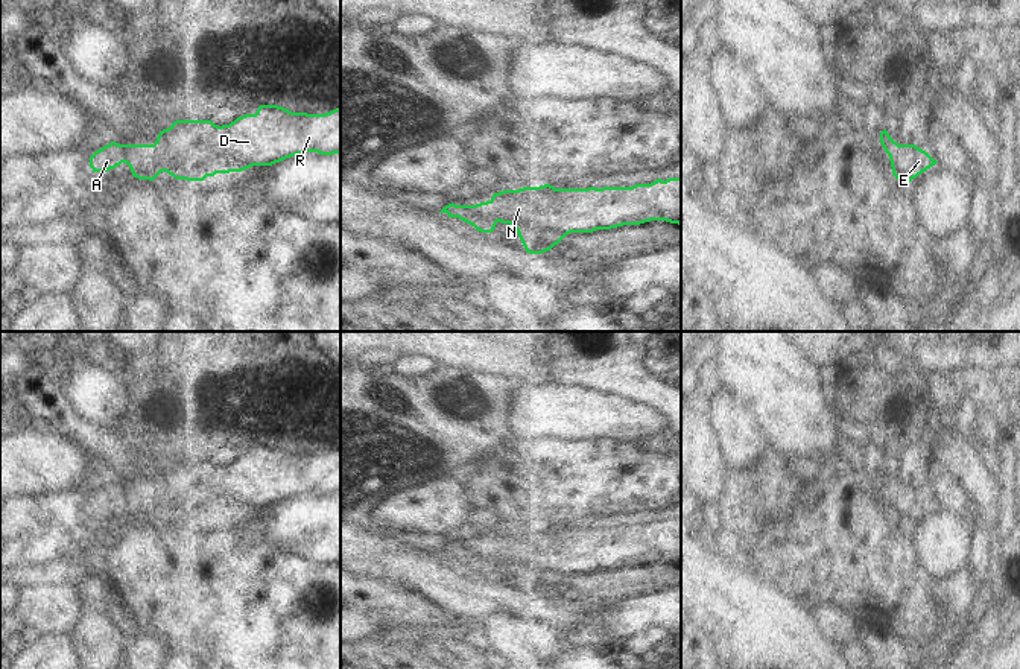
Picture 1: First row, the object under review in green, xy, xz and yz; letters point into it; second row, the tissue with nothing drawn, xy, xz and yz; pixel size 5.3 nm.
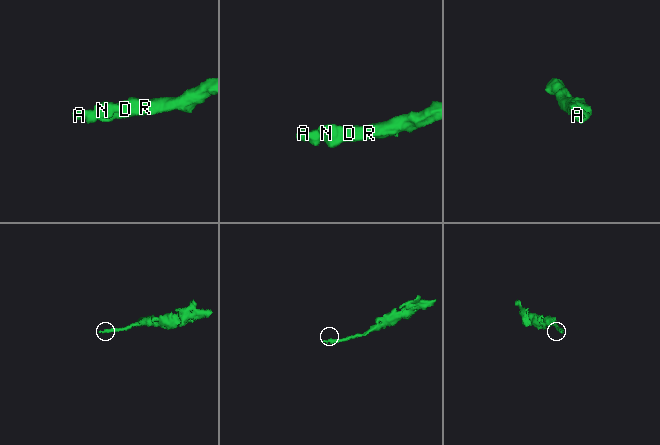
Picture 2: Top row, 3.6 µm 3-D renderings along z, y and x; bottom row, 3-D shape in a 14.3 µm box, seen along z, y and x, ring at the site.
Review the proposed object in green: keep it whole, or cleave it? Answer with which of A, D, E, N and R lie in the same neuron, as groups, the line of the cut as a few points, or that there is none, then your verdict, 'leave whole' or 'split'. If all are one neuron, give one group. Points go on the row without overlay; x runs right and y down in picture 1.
A D E N R; no cut; leave whole

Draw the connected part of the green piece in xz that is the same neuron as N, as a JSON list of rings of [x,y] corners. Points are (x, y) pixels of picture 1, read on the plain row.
[[[681,518],[657,520],[651,525],[635,525],[632,528],[588,528],[588,529],[555,529],[550,525],[540,528],[523,528],[518,531],[503,531],[494,534],[486,543],[476,546],[448,544],[439,553],[448,558],[459,558],[473,566],[480,573],[493,573],[499,563],[512,566],[529,594],[550,591],[570,573],[593,573],[596,570],[611,570],[623,566],[640,566],[651,561],[666,561],[681,566]]]

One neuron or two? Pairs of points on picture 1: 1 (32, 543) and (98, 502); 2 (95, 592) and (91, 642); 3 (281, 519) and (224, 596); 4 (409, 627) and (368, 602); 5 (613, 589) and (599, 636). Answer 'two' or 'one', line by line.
1: one
2: one
3: two
4: one
5: one

